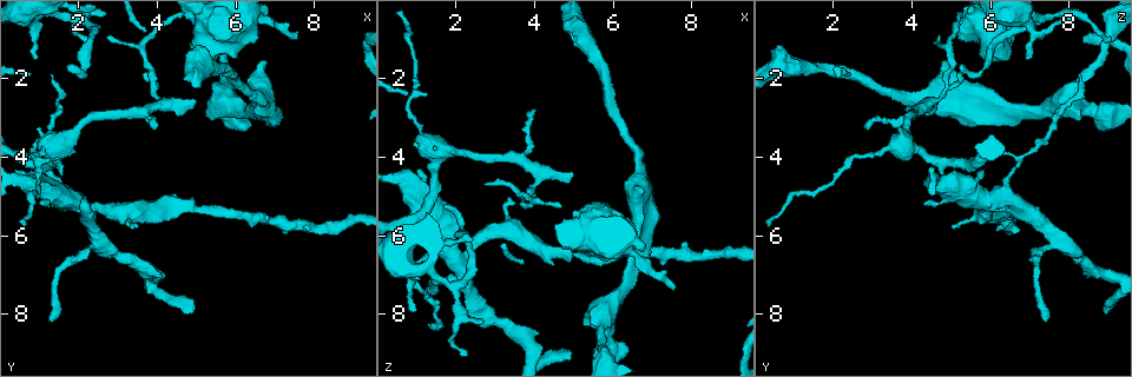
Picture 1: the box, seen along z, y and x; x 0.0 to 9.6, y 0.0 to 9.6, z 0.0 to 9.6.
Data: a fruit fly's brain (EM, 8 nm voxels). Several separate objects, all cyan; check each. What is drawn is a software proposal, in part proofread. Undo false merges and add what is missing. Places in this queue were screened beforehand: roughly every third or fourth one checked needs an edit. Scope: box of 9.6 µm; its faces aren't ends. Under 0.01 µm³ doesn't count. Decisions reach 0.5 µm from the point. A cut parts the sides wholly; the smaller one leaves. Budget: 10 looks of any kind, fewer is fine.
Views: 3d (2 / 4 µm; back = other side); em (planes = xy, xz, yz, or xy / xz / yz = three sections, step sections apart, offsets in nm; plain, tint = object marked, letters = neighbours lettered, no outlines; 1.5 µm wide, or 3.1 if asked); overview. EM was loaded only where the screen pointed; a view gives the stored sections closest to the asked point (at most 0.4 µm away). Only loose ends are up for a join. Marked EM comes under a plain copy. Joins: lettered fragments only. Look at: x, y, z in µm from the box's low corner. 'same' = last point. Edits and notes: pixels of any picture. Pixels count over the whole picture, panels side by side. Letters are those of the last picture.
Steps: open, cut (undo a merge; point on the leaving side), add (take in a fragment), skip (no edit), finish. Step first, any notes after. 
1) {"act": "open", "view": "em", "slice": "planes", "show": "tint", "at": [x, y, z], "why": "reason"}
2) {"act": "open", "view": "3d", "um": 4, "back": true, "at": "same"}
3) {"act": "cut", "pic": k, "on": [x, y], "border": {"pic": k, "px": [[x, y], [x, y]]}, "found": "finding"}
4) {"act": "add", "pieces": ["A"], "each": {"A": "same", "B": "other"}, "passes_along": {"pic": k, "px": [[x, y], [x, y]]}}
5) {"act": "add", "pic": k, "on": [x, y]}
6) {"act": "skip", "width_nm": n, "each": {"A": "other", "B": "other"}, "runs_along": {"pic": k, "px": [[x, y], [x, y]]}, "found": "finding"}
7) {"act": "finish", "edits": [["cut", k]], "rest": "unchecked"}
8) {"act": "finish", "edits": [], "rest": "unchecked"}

{"act": "open", "view": "em", "slice": "planes", "show": "letters", "at": [1.65, 1.75, 5.25], "why": "an open end"}

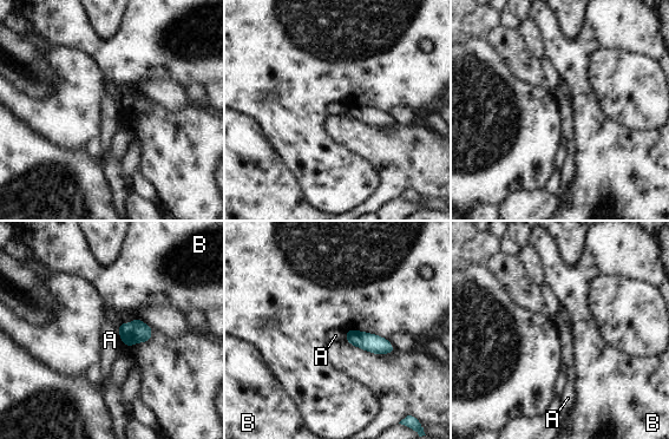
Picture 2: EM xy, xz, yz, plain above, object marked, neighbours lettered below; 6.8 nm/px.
{"act": "skip", "each": {"A": "other", "B": "other"}, "border": {"pic": 2, "px": [[117, 325], [117, 332], [123, 345]]}, "found": "none of them fits"}

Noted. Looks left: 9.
{"act": "open", "view": "em", "slice": "xz", "step": 4, "show": "letters", "at": [1.35, 3.40, 3.95]}

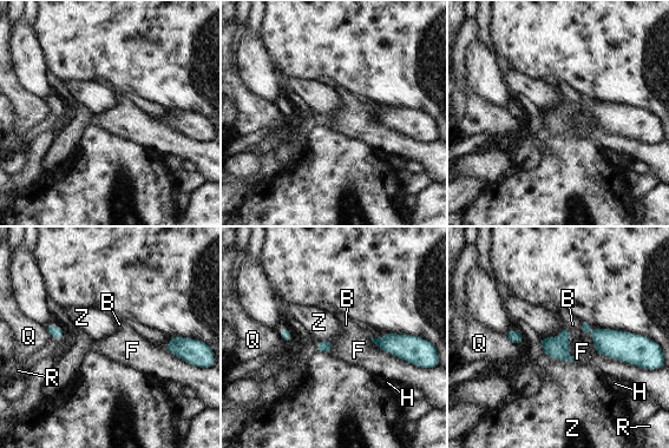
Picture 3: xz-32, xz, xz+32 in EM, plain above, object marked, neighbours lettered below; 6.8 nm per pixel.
{"act": "open", "view": "em", "slice": "planes", "show": "letters", "at": "same", "why": "another direction"}

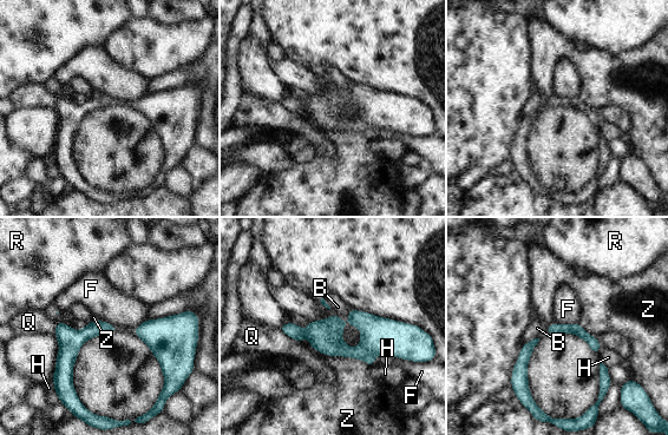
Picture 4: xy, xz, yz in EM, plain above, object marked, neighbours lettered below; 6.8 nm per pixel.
{"act": "skip", "longest_contact_nm": ["Z", 420], "each": {"B": "other", "F": "other", "H": "other", "Q": "other", "R": "other", "Z": "other"}, "border": {"pic": 4, "px": [[312, 348], [369, 367]]}, "found": "no lettered fragment goes on from it"}

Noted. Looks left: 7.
{"act": "open", "view": "3d", "um": 2, "at": [5.00, 1.15, 0.65], "why": "branch stops here"}

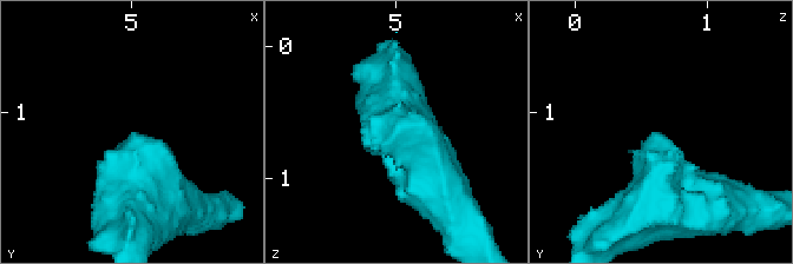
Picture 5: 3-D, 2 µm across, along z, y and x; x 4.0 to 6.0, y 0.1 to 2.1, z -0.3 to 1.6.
{"act": "open", "view": "em", "slice": "yz", "step": 4, "show": "letters", "at": [4.96, 1.18, 0.60], "why": "shape alone is not enough"}

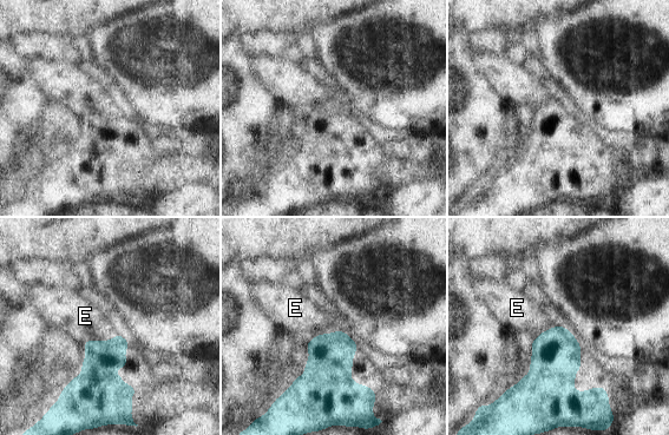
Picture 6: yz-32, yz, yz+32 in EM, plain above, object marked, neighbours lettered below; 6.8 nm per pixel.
{"act": "open", "view": "em", "slice": "planes", "show": "letters", "at": "same"}

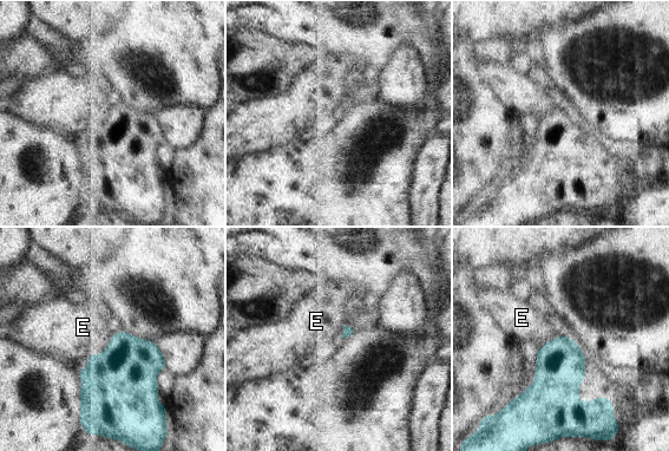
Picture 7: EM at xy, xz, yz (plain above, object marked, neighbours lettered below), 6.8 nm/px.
{"act": "skip", "each": {"E": "other"}, "border": {"pic": 7, "px": [[119, 329], [99, 354], [86, 355]]}, "found": "none of them fits"}

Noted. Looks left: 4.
{"act": "open", "view": "em", "slice": "yz", "step": 4, "show": "letters", "at": [6.70, 2.45, 4.90], "why": "calibre changes"}

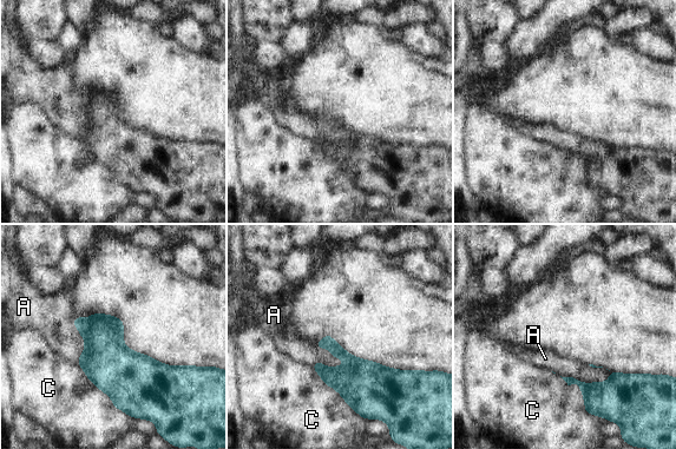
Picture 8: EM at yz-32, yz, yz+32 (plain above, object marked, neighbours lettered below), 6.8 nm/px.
{"act": "skip", "each": {"A": "other", "C": "other"}, "found": "all the same neuron"}

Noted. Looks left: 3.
{"act": "finish", "edits": [], "rest": "unchecked"}

